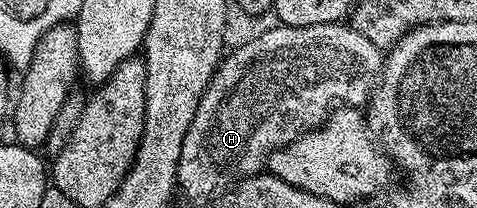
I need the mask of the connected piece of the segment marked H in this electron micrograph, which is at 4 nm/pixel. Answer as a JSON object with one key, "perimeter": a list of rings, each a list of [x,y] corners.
{"perimeter":[[[333,21],[308,27],[278,23],[275,26],[244,42],[235,53],[227,52],[223,56],[190,124],[194,128],[194,141],[206,137],[206,155],[200,169],[210,169],[210,183],[216,183],[218,191],[220,183],[234,187],[245,178],[257,177],[267,168],[273,150],[283,149],[302,134],[319,128],[335,107],[365,106],[382,72],[383,50],[368,43],[349,23]]]}

